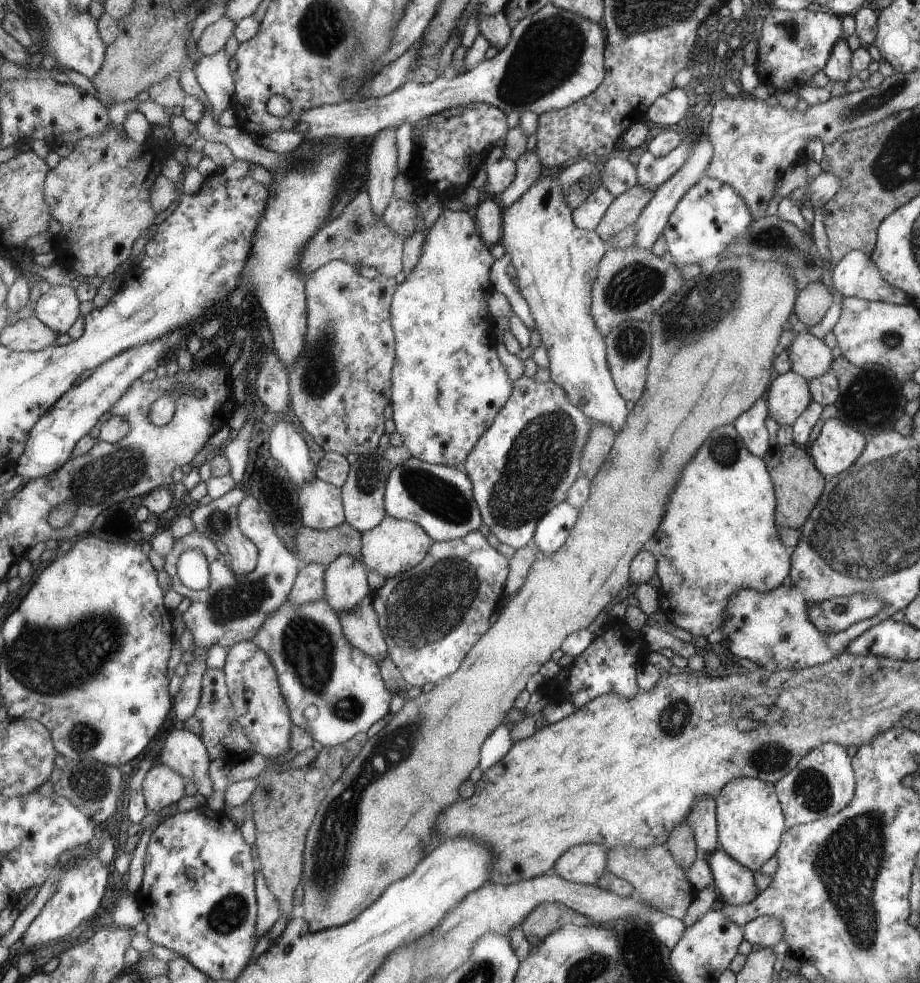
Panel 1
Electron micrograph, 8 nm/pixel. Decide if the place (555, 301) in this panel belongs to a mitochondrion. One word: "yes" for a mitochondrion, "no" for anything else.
no

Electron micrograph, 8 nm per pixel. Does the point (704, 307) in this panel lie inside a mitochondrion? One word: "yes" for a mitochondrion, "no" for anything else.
yes

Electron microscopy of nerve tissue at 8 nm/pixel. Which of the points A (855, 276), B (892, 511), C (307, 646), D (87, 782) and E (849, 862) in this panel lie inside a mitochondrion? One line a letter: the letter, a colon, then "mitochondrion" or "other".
A: other
B: mitochondrion
C: mitochondrion
D: mitochondrion
E: mitochondrion

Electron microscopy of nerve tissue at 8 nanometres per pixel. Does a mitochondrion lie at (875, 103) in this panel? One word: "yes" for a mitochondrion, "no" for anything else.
yes

